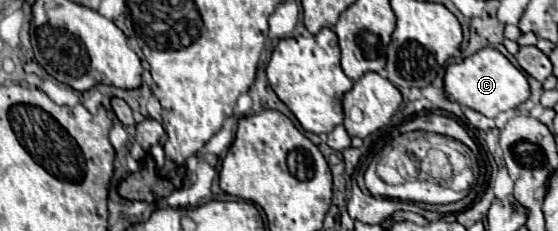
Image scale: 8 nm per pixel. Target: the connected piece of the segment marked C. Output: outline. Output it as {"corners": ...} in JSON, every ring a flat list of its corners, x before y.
{"corners":[[483,48,469,58,447,66,445,70,445,96,457,104,473,108,487,118,495,118,499,112,517,108,529,98,529,84,523,72,519,72,499,50]]}

